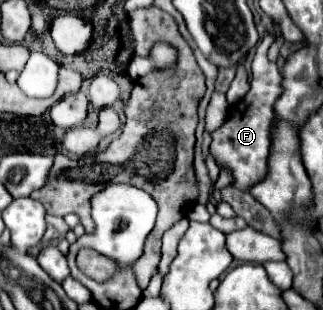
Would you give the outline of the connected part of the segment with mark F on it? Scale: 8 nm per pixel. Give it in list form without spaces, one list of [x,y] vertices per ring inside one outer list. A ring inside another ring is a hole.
[[[266,34],[256,48],[256,56],[252,62],[252,84],[250,92],[242,98],[242,102],[232,104],[228,110],[228,120],[222,128],[212,134],[210,150],[218,162],[218,166],[228,166],[234,174],[234,186],[240,190],[248,190],[252,184],[262,182],[266,176],[270,144],[272,144],[272,126],[276,122],[274,104],[282,94],[282,76],[274,62],[268,60],[268,48],[272,44],[272,36]]]

